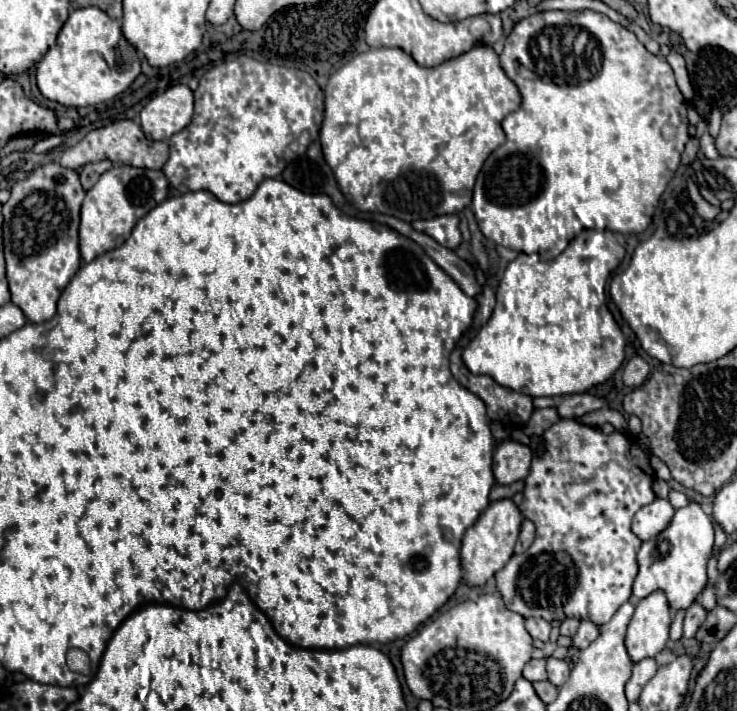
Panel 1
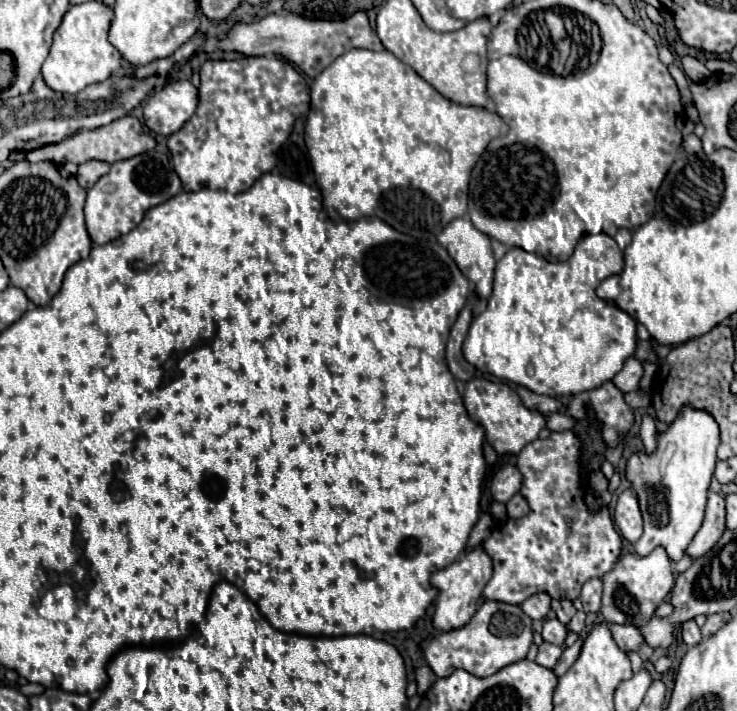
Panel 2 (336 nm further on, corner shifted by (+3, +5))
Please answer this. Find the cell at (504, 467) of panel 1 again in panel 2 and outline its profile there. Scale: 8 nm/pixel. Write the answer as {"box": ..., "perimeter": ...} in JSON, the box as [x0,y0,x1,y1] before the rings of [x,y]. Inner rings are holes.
{"box":[491,464,523,502],"perimeter":[[[507,464],[503,466],[491,480],[491,494],[493,494],[493,500],[497,502],[507,502],[511,496],[515,496],[519,492],[523,484],[523,476],[521,472],[517,470],[517,466],[513,464]]]}

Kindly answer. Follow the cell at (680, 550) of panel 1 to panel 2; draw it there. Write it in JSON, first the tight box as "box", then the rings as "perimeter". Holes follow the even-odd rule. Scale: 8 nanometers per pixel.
{"box":[625,408,719,562],"perimeter":[[[681,408],[677,420],[665,434],[657,434],[657,452],[653,456],[635,452],[625,468],[625,476],[639,496],[645,532],[633,544],[637,556],[649,556],[657,546],[665,548],[673,562],[685,556],[685,550],[697,534],[703,512],[709,482],[717,462],[715,450],[719,446],[719,428],[707,412],[693,408]]]}

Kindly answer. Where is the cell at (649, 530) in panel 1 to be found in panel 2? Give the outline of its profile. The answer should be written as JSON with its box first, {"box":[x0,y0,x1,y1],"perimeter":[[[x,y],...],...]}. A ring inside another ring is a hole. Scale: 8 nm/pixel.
{"box":[613,488,643,542],"perimeter":[[[627,488],[619,494],[617,500],[617,508],[613,512],[615,524],[619,528],[619,534],[629,540],[629,542],[637,542],[643,534],[643,518],[641,518],[641,510],[639,510],[639,500],[635,490]]]}

